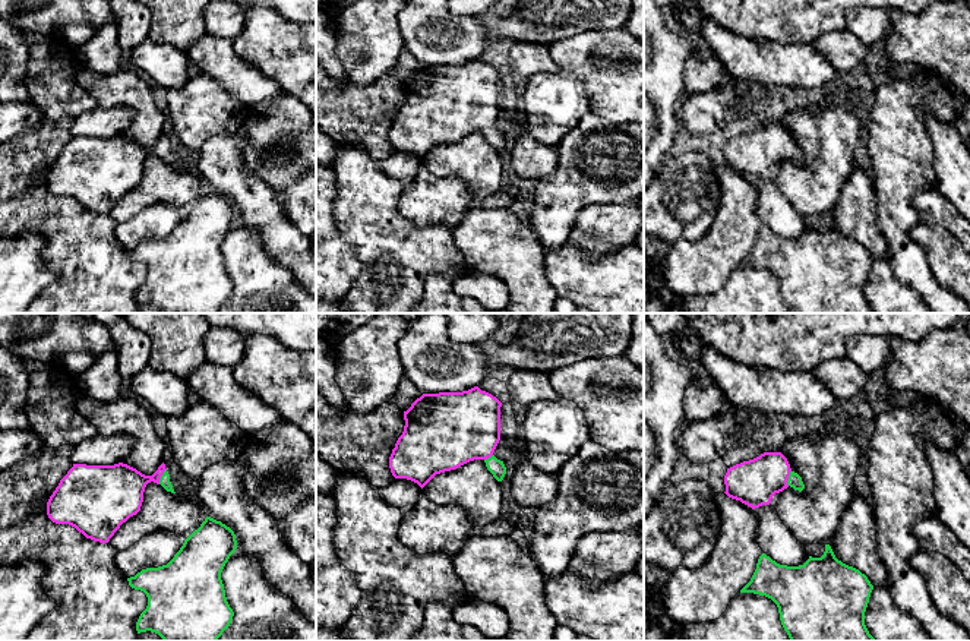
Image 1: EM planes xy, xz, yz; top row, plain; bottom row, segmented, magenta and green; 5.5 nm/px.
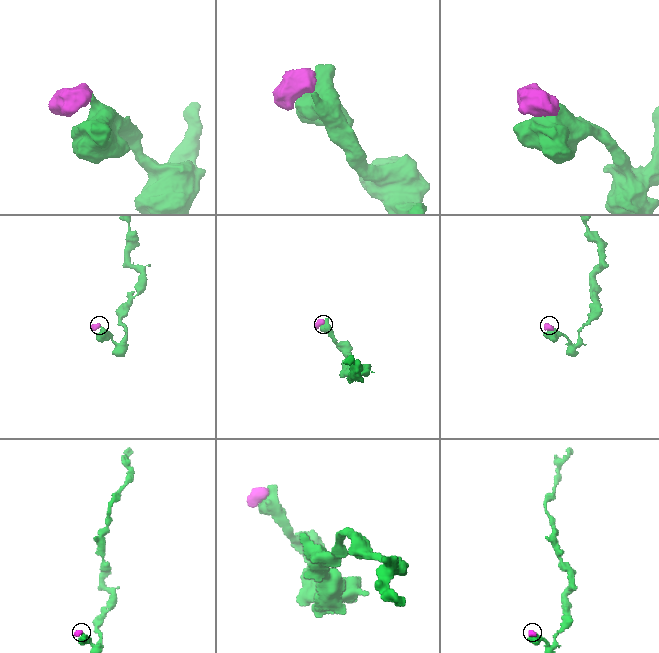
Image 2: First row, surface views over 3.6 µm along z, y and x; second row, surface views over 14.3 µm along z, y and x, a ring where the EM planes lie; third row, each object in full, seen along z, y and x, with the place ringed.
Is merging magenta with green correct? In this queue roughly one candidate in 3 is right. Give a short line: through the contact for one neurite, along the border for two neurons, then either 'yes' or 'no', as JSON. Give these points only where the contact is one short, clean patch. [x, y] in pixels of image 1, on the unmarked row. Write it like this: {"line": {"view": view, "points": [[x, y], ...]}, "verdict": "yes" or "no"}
{"line": {"view": "xy", "points": [[119, 161], [123, 157], [161, 147], [164, 152]]}, "verdict": "yes"}

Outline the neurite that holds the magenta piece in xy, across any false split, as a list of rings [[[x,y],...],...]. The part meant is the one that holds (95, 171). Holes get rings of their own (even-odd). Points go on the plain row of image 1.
[[[119,135],[114,138],[73,136],[47,174],[56,196],[69,196],[86,211],[108,215],[130,189],[140,183],[148,155],[176,165],[162,135],[152,148]]]

